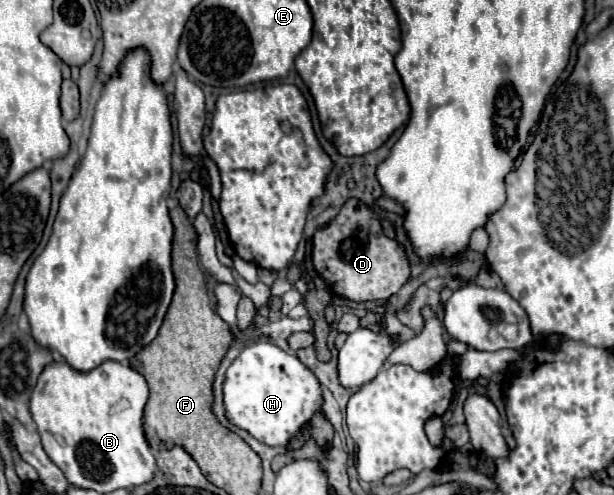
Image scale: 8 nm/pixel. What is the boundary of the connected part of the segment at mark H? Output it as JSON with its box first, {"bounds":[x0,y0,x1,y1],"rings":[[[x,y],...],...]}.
{"bounds":[223,342,321,446],"rings":[[[255,342],[233,360],[223,384],[223,396],[229,420],[267,446],[285,446],[303,428],[303,424],[321,410],[321,386],[315,374],[297,356],[287,354],[271,342]]]}

